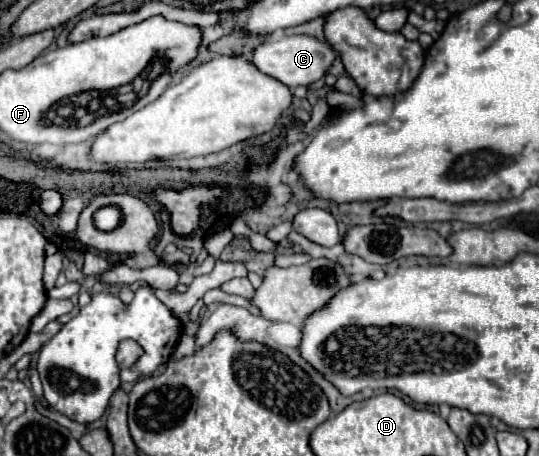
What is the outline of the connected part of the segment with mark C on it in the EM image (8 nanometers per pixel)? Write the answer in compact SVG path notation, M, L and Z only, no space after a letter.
M284 36L280 40L268 38L262 46L258 46L252 62L260 72L274 76L276 80L284 82L290 88L296 88L296 86L310 86L312 82L324 78L330 72L336 56L338 52L328 42L320 42L314 36Z

